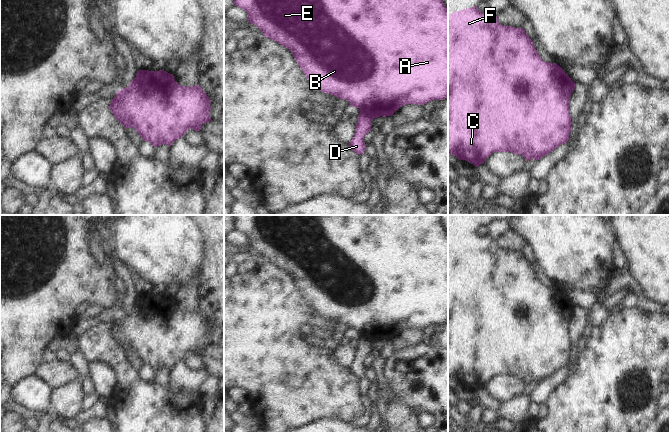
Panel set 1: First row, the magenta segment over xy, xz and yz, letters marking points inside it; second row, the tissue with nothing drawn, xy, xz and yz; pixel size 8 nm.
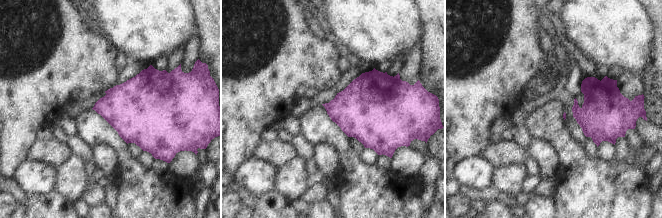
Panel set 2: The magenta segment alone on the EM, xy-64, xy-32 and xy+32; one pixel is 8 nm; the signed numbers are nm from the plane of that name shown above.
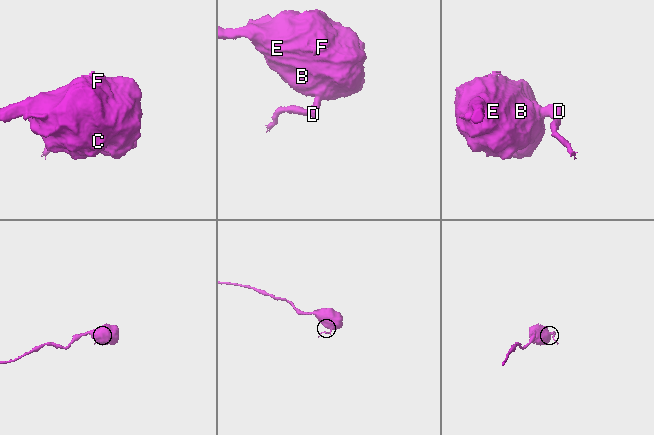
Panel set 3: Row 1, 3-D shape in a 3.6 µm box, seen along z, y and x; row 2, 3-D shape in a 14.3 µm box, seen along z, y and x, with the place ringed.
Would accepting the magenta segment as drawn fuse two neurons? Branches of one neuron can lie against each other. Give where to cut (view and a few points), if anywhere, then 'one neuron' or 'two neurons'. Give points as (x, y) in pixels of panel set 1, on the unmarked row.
cut xz (360, 331), (378, 331), (386, 339); two neurons

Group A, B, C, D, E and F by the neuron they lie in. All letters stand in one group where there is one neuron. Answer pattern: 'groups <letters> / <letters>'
groups A B C E F / D

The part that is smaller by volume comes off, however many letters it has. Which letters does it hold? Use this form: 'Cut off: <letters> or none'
Cut off: D

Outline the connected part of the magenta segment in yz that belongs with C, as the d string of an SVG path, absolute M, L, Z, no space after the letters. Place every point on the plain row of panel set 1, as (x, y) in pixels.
M477 230L448 238L448 378L459 384L466 384L478 391L494 376L511 376L522 379L526 385L540 384L559 369L569 364L571 356L571 340L569 338L570 313L564 312L564 294L556 287L542 284L523 252L503 250L497 240L491 236L480 236Z

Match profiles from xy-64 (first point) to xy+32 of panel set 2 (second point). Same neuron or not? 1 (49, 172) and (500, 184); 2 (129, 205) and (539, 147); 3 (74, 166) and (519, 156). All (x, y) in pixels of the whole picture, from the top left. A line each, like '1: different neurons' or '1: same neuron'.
1: different neurons
2: different neurons
3: different neurons

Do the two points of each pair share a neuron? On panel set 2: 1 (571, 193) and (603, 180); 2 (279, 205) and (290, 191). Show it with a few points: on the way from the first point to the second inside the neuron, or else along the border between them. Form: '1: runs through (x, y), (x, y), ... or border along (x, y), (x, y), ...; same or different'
1: runs through (579, 193), (590, 193), (595, 188); same
2: border along (274, 188), (289, 201); different

